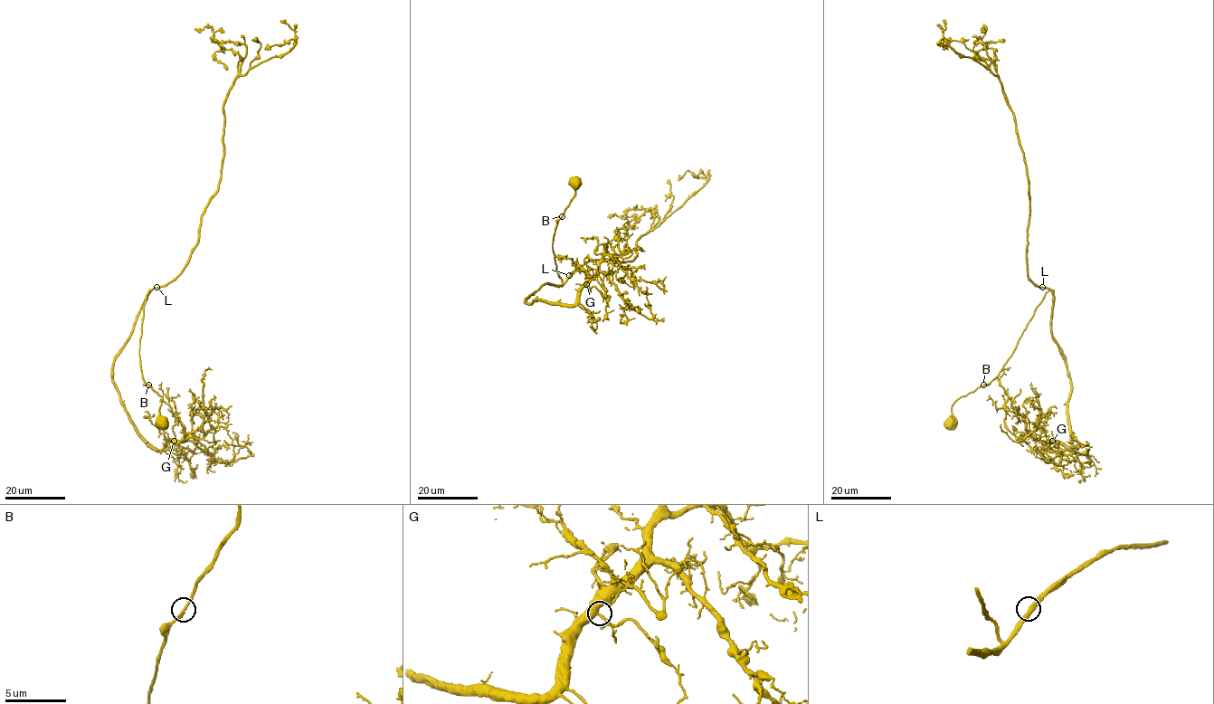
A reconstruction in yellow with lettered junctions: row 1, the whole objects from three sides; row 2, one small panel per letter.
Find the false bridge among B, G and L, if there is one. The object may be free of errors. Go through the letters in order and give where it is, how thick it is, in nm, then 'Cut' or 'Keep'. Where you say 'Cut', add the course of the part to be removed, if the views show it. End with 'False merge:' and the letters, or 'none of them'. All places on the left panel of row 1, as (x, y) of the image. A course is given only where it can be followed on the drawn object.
B: Place: (148, 385). Thickness 220 nm. Keep
G: Place: (174, 441). Thickness 480 nm. Keep
L: Place: (156, 287). Thickness 360 nm. Keep
False merge: none of them

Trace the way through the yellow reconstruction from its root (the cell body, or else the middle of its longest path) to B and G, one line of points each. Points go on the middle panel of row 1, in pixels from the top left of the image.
B: (571, 275), (563, 282), (552, 248), (555, 224), (562, 215)
G: (571, 275), (560, 285), (544, 284), (526, 302), (545, 300), (573, 305), (578, 292), (586, 284)

